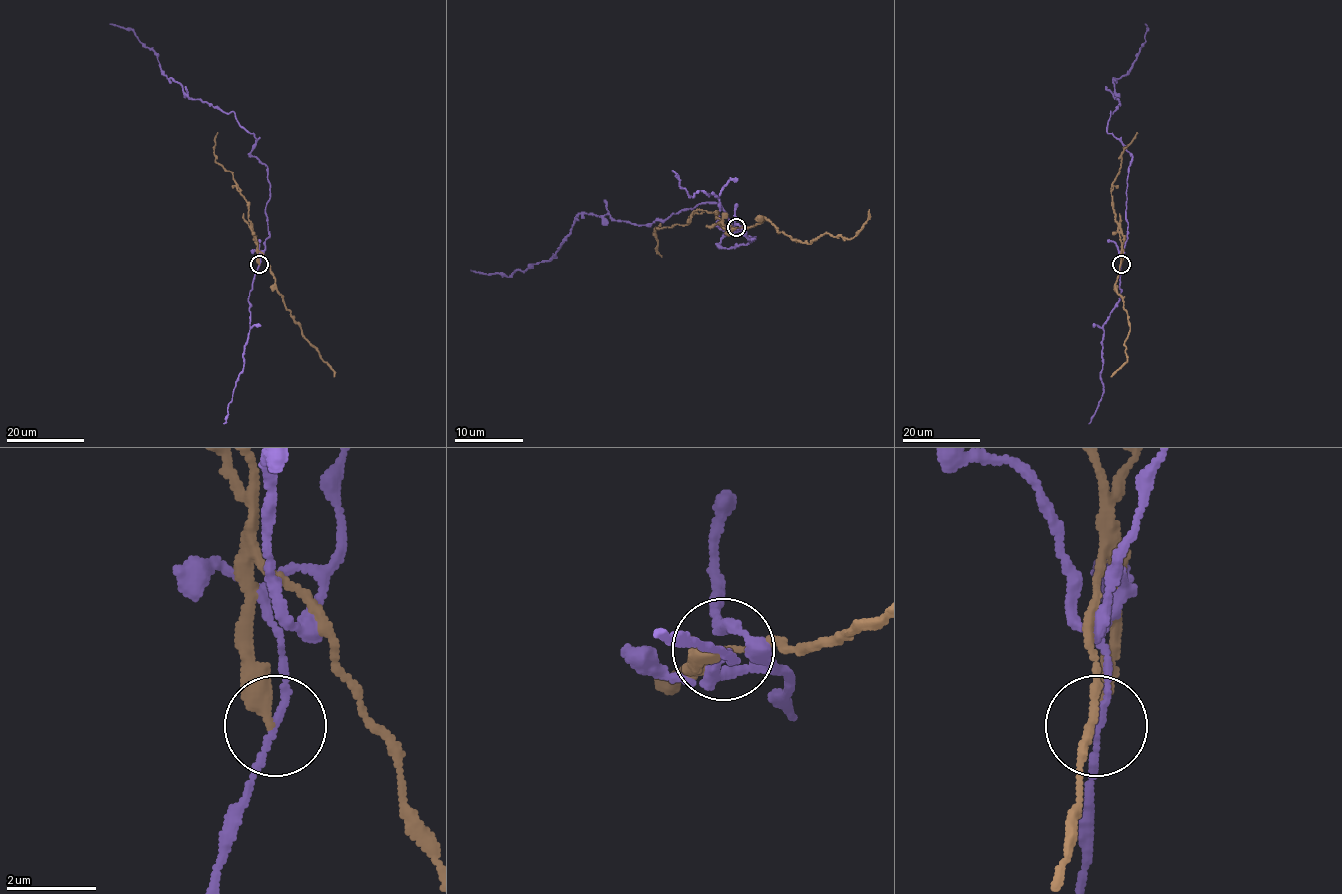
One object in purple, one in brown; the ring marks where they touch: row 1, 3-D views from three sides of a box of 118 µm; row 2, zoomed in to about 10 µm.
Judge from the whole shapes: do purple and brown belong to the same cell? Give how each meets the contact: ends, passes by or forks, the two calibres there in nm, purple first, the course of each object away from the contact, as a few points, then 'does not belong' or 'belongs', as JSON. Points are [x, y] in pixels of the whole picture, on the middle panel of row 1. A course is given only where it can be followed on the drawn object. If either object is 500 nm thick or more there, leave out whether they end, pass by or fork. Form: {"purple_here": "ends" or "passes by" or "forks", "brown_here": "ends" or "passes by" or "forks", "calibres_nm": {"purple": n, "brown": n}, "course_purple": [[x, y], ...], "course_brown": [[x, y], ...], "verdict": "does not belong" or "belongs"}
{"purple_here": "passes by", "brown_here": "ends", "calibres_nm": {"purple": 130, "brown": 320}, "course_purple": [[735, 227], [754, 239], [723, 248], [716, 203], [633, 225], [580, 213], [545, 262], [471, 270]], "course_brown": [[735, 227], [732, 230], [765, 217], [780, 232], [808, 244], [823, 234], [849, 239], [868, 210]], "verdict": "does not belong"}

